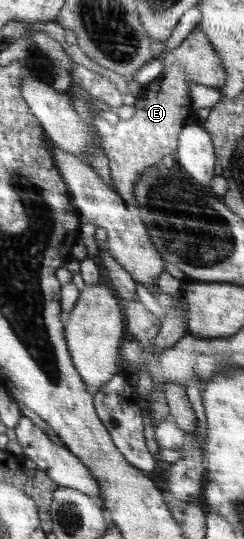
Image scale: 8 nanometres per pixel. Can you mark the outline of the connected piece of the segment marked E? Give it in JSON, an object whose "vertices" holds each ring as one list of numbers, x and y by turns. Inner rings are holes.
{"vertices":[[198,24,178,47,165,51,159,58,164,62,162,75,142,86,142,92,134,104,136,114,131,119,120,119,117,125,110,125,99,116,94,120,94,126,102,139,102,151,109,159,110,176,115,189,131,206,135,201,134,186,140,174,151,166,158,165,164,155,175,155,182,127,194,110,190,86,200,84,220,89,227,78,220,56,217,56,217,51,214,51]]}

